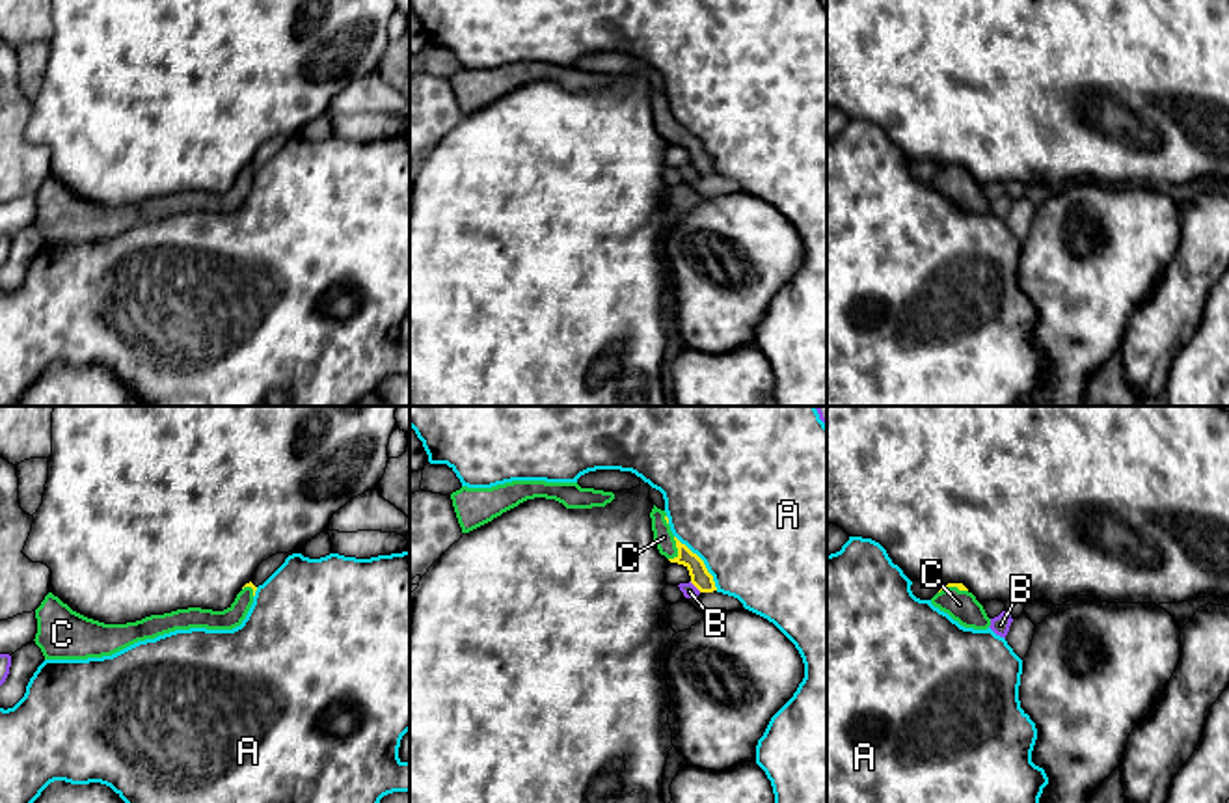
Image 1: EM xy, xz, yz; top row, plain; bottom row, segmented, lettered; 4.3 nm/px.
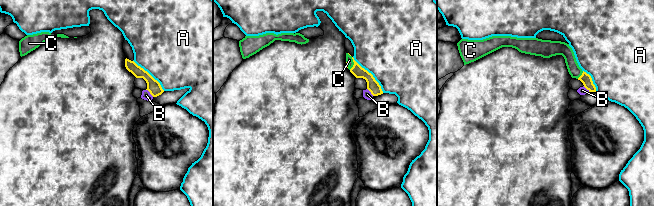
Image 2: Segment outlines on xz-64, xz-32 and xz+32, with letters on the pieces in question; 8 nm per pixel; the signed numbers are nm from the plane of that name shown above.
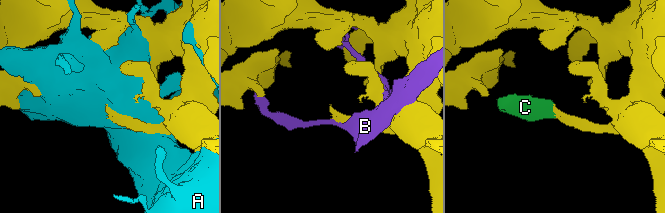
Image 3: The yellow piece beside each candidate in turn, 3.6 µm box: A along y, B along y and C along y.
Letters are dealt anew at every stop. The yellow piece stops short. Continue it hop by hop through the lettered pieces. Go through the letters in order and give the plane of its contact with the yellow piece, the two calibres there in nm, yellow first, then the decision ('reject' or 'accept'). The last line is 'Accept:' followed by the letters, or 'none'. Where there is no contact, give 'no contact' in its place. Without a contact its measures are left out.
A: contact in xz; calibres 90 and 500 nm; reject
B: contact in xz; calibres 90 and 60 nm; reject
C: contact in xz; calibres 90 and 90 nm; accept
Accept: C

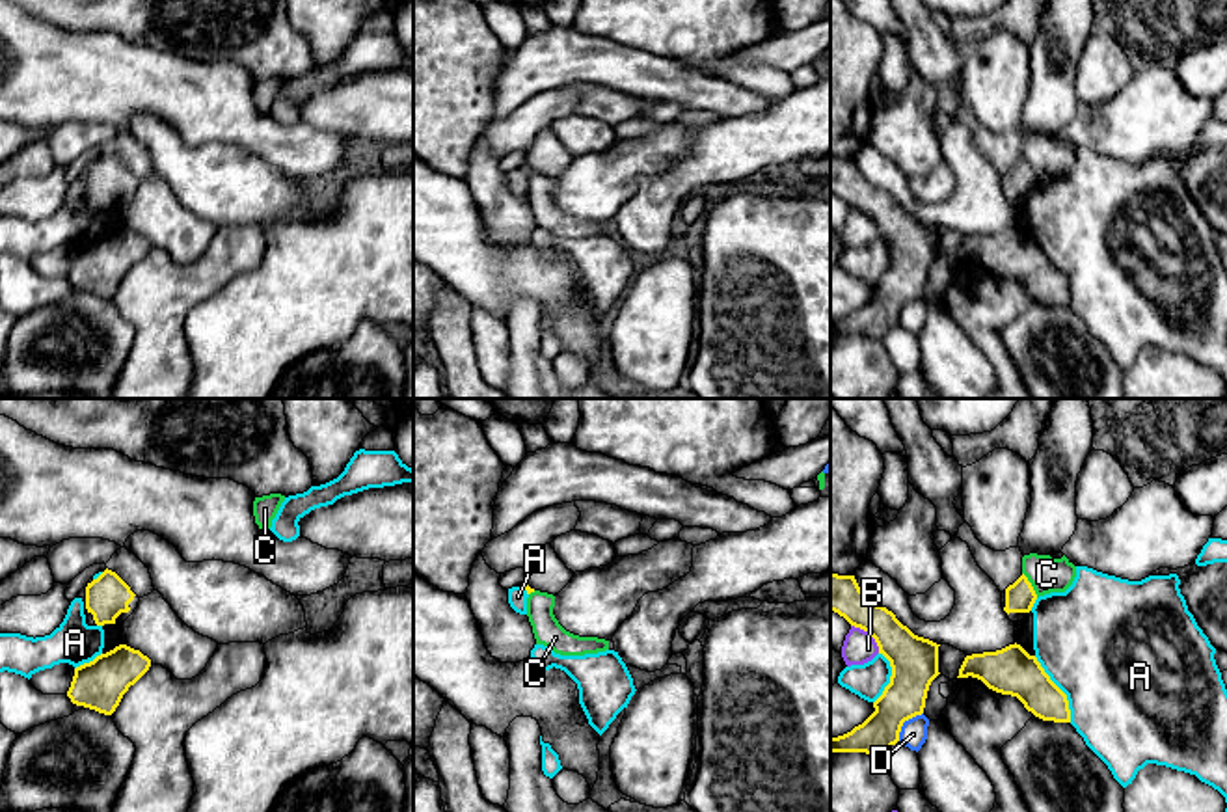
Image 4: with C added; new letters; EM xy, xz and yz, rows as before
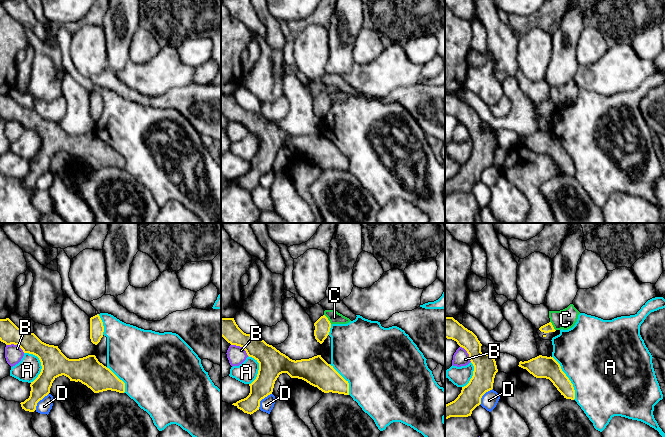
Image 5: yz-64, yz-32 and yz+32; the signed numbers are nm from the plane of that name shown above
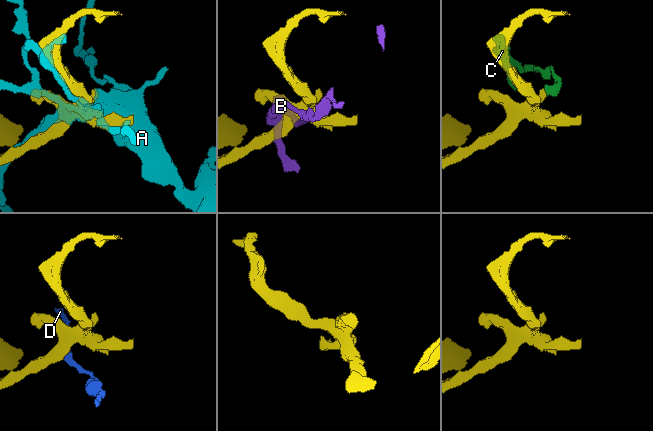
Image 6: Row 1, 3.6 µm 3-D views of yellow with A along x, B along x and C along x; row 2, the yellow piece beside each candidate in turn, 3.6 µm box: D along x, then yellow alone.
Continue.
A: contact in yz; calibres 200 and 500 nm; reject
B: contact in yz; calibres 200 and 140 nm; reject
C: contact in yz; calibres 130 and 150 nm; reject
D: contact in yz; calibres 200 and 120 nm; reject
Accept: none

